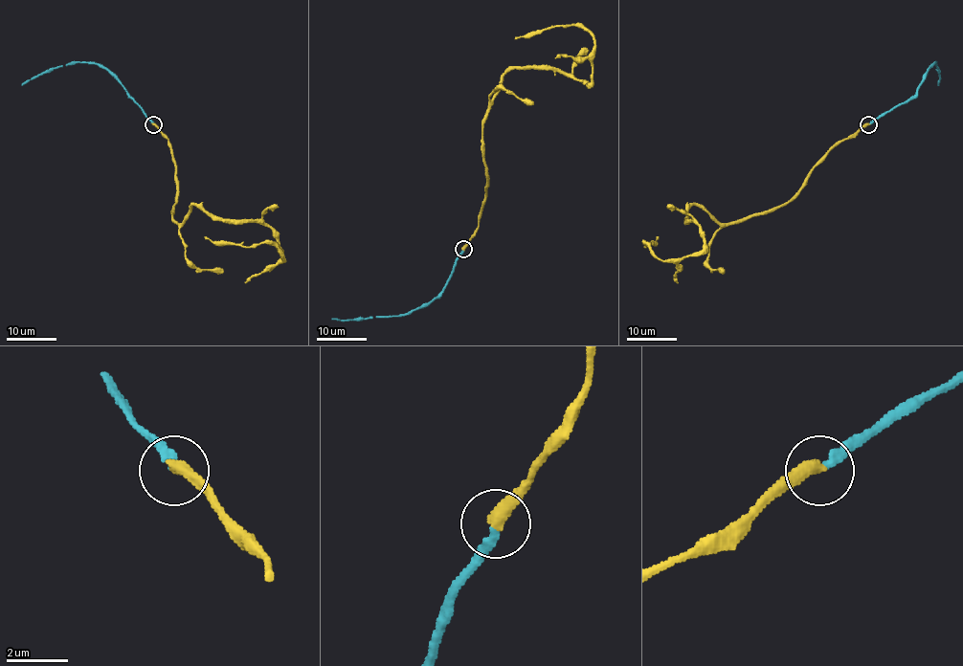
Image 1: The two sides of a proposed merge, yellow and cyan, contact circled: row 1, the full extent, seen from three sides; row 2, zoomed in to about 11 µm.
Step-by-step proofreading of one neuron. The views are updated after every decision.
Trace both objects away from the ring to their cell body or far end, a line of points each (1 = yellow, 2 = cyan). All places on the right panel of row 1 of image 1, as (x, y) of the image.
1: (868, 124), (778, 207), (722, 223), (687, 210), (698, 253), (660, 260), (645, 246), (659, 236)
2: (868, 124), (908, 100), (916, 94), (925, 74), (936, 62), (938, 85)

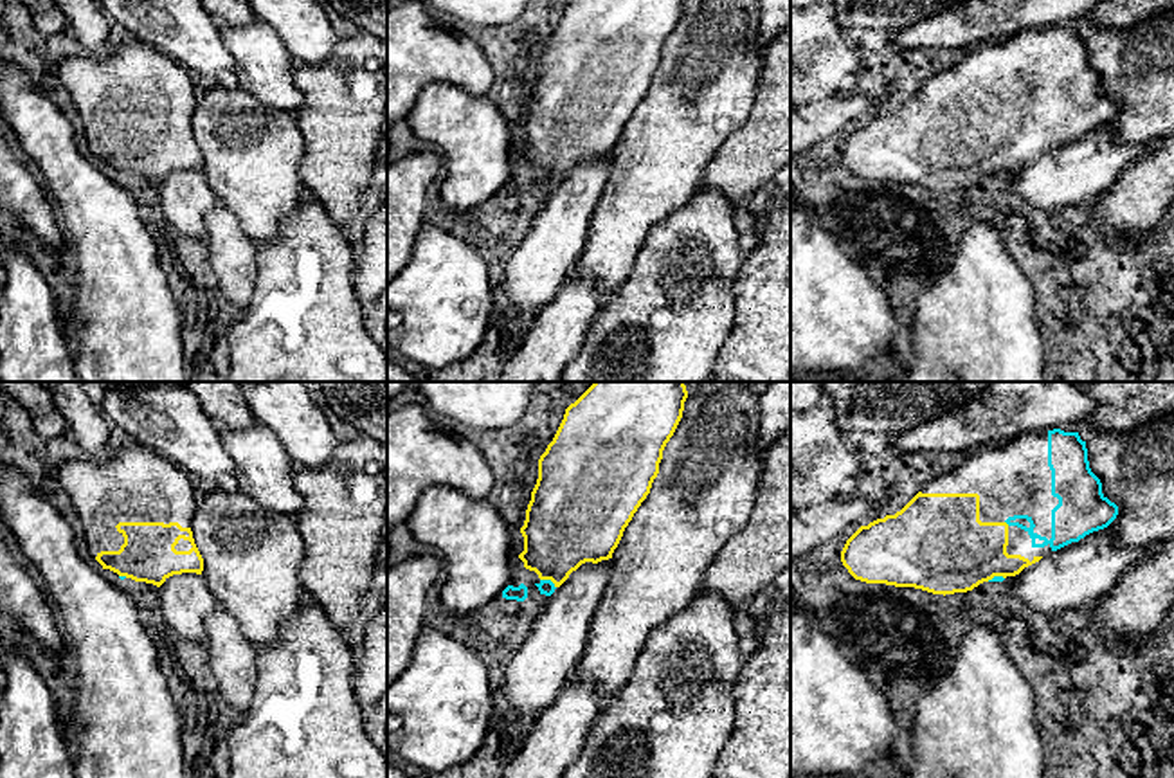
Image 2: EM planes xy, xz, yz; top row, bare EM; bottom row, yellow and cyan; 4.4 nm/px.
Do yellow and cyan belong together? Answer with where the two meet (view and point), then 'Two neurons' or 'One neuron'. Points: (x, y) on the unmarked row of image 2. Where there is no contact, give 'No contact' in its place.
Touches yellow at xz (550, 175). One neuron

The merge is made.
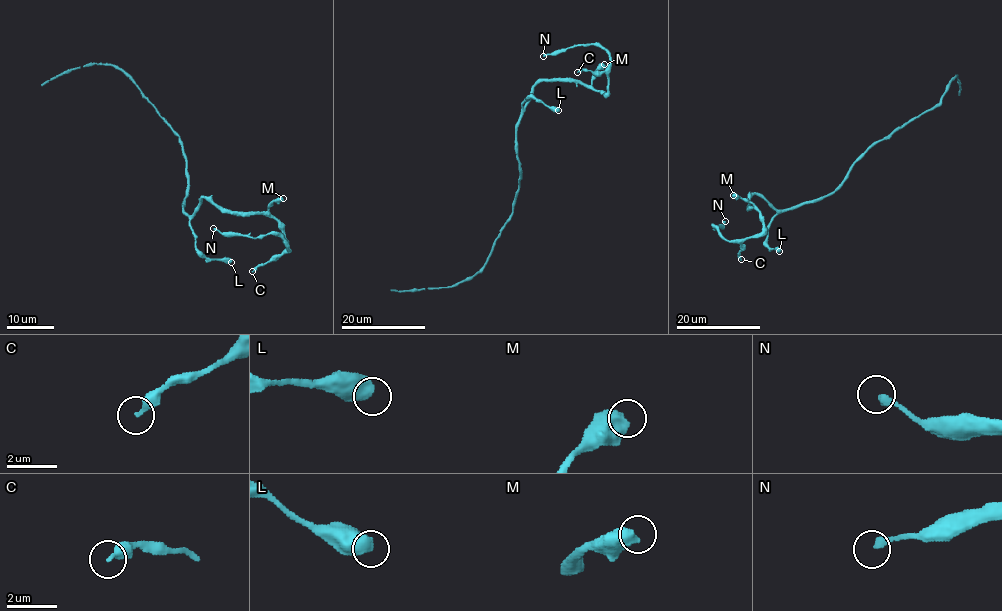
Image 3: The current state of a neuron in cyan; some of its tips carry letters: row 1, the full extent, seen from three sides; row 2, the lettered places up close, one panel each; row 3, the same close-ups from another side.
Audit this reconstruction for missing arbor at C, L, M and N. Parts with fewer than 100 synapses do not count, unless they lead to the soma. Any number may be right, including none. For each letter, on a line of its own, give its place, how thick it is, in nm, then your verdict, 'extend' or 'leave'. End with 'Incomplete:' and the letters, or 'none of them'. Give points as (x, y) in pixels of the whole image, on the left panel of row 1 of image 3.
C: at (252, 271); 280 nm thick; leave
L: at (231, 262); 650 nm thick; leave
M: at (283, 198); 700 nm thick; leave
N: at (213, 228); 300 nm thick; leave
Incomplete: none of them

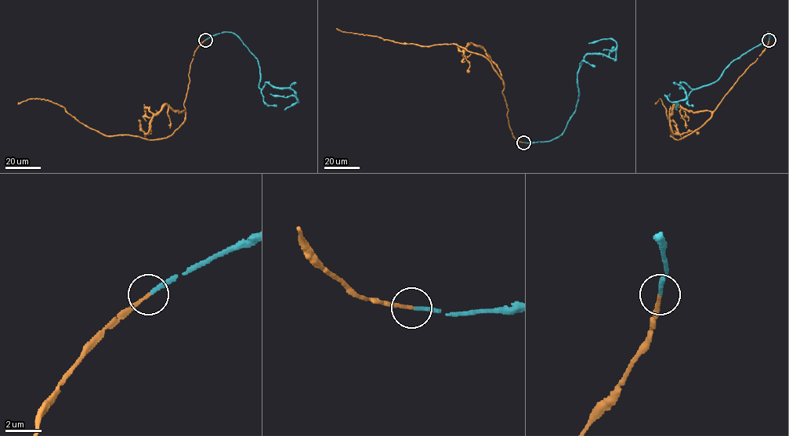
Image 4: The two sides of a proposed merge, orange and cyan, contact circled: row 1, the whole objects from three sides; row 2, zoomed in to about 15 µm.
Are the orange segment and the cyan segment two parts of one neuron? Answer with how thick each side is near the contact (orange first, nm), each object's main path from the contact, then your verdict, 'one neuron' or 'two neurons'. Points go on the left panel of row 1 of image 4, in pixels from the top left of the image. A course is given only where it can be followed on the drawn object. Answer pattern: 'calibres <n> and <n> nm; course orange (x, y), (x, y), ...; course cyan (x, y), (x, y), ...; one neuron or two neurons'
calibres 180 and 200 nm; course orange (205, 40), (190, 65), (186, 119), (164, 138), (104, 135), (48, 100), (29, 99), (18, 104); course cyan (205, 40), (235, 34), (257, 59), (261, 88), (266, 82), (290, 88), (298, 102), (269, 93); one neuron

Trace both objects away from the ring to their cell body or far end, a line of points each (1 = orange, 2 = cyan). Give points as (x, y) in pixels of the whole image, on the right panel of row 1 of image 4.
1: (769, 40), (712, 115), (682, 138), (671, 135), (666, 109), (660, 99), (654, 104)
2: (769, 40), (768, 32), (711, 83), (694, 88), (683, 82), (684, 99), (671, 102), (665, 97), (670, 93)

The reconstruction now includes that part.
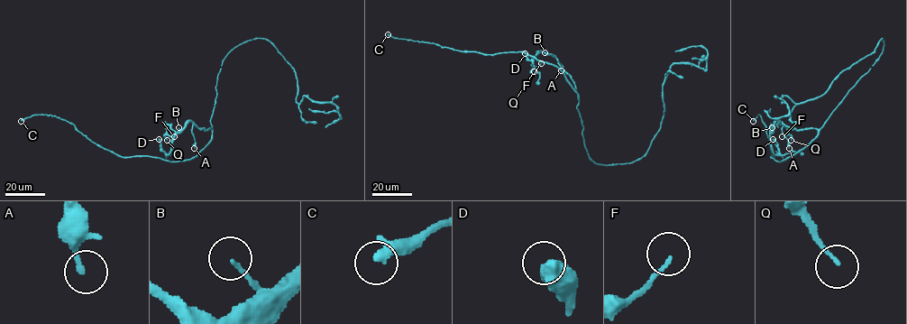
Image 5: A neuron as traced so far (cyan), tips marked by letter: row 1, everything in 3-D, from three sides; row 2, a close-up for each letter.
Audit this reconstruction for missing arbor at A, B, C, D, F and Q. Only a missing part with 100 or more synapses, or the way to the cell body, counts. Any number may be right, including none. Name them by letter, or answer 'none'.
none

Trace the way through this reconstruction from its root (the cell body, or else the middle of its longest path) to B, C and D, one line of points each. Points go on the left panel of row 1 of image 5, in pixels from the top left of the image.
B: (217, 77), (216, 97), (210, 120), (212, 128), (199, 128), (191, 121), (181, 130), (178, 127)
C: (217, 77), (210, 120), (212, 138), (196, 156), (186, 161), (118, 156), (55, 116), (33, 115), (21, 121)
D: (217, 77), (212, 128), (199, 128), (190, 121), (176, 134), (167, 154), (159, 139)

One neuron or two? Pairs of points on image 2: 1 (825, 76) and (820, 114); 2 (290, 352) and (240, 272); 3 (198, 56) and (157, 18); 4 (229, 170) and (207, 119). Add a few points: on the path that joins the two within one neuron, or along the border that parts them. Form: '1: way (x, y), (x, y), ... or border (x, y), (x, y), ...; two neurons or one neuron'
1: border (850, 87), (809, 101); two neurons
2: border (258, 247), (252, 296), (236, 314); two neurons
3: way (188, 45), (168, 26); one neuron
4: way (229, 157), (227, 139), (220, 132); one neuron

